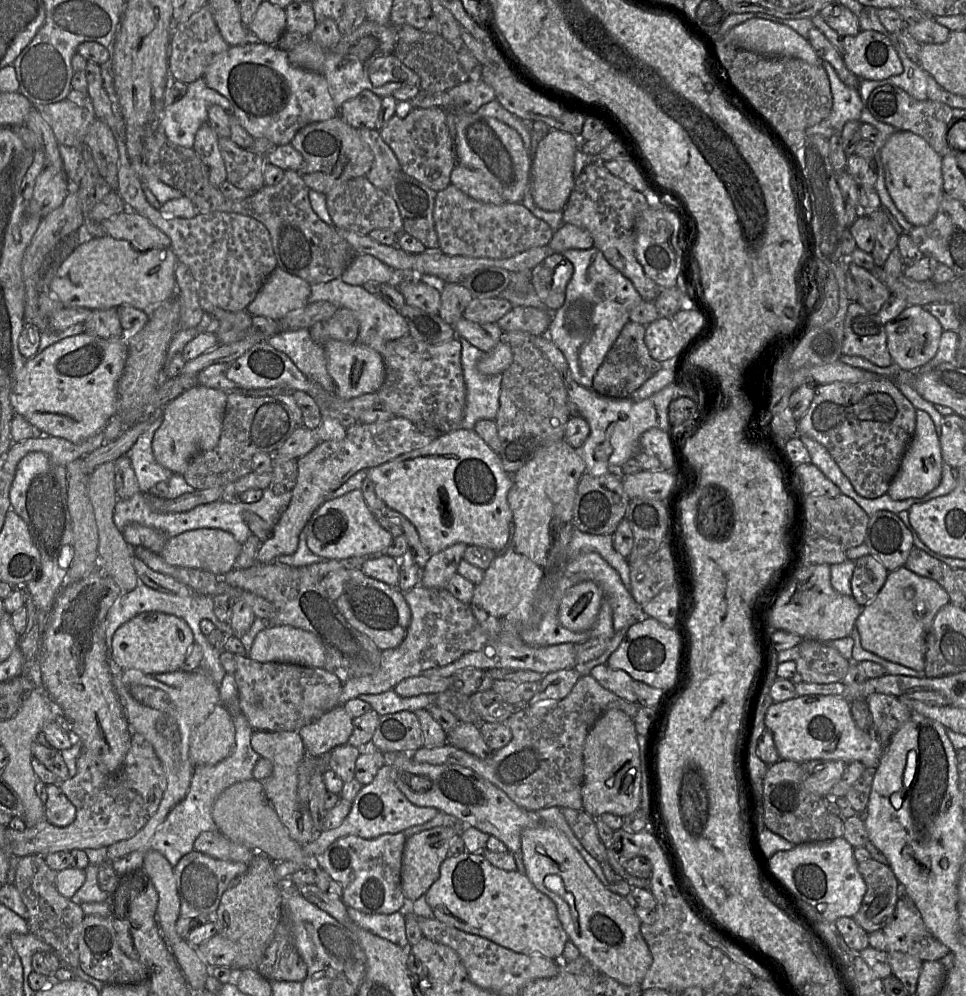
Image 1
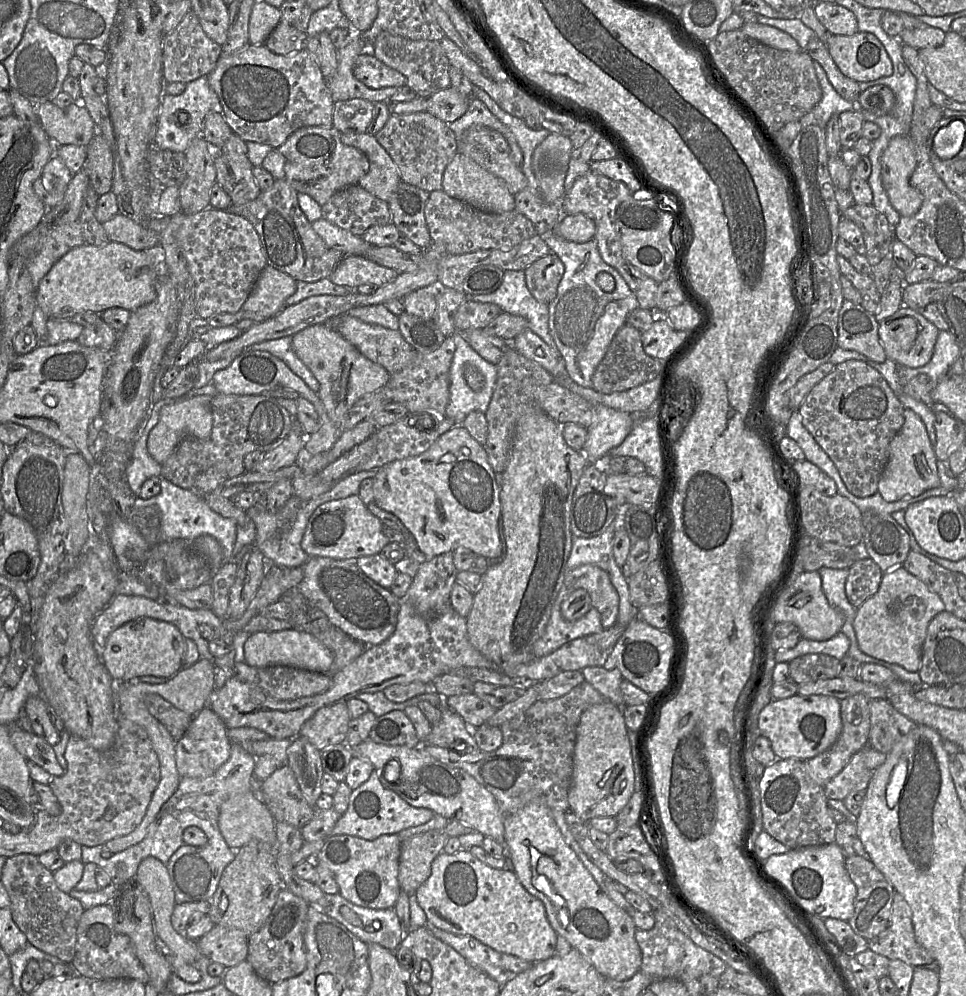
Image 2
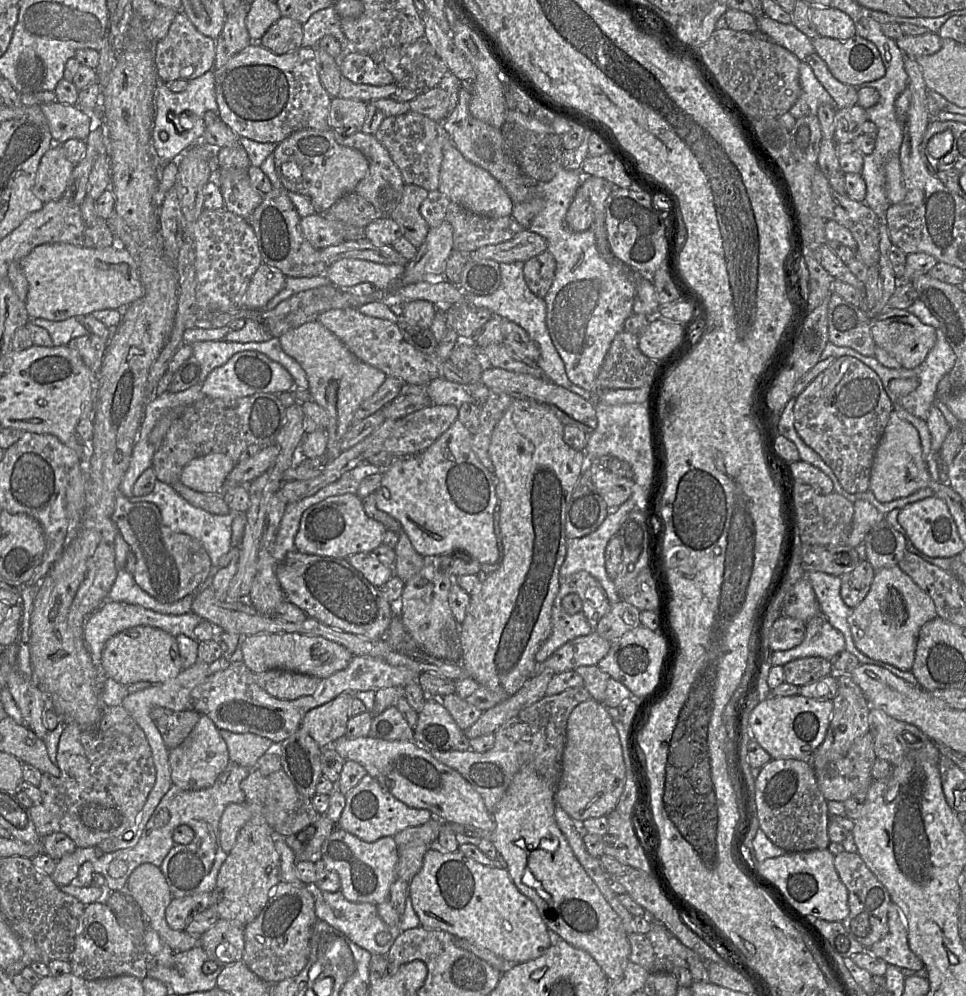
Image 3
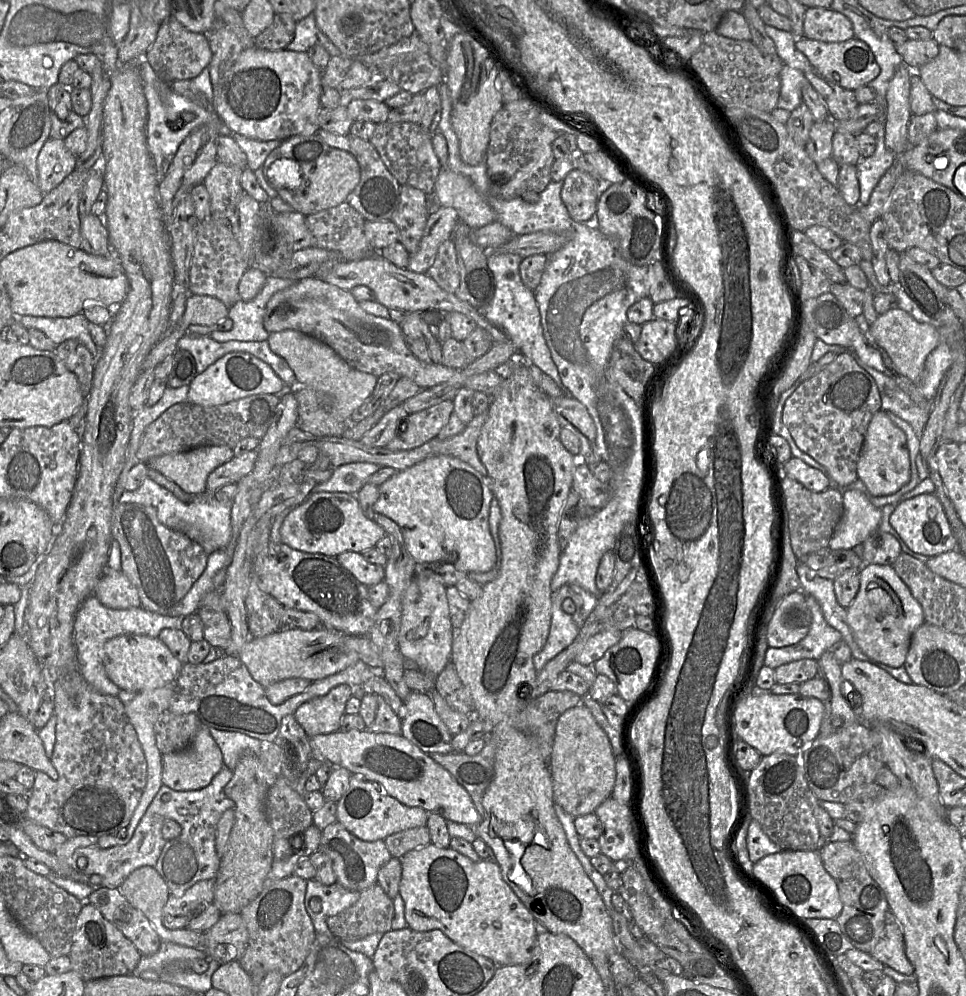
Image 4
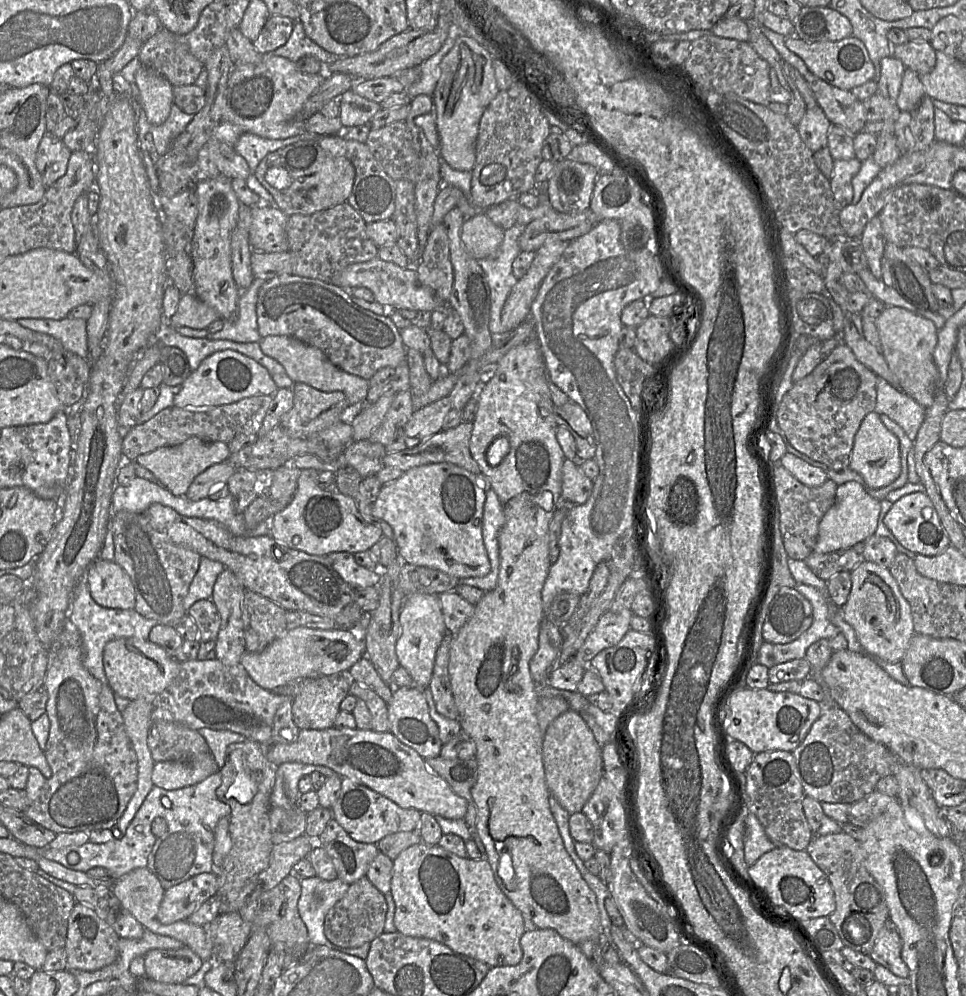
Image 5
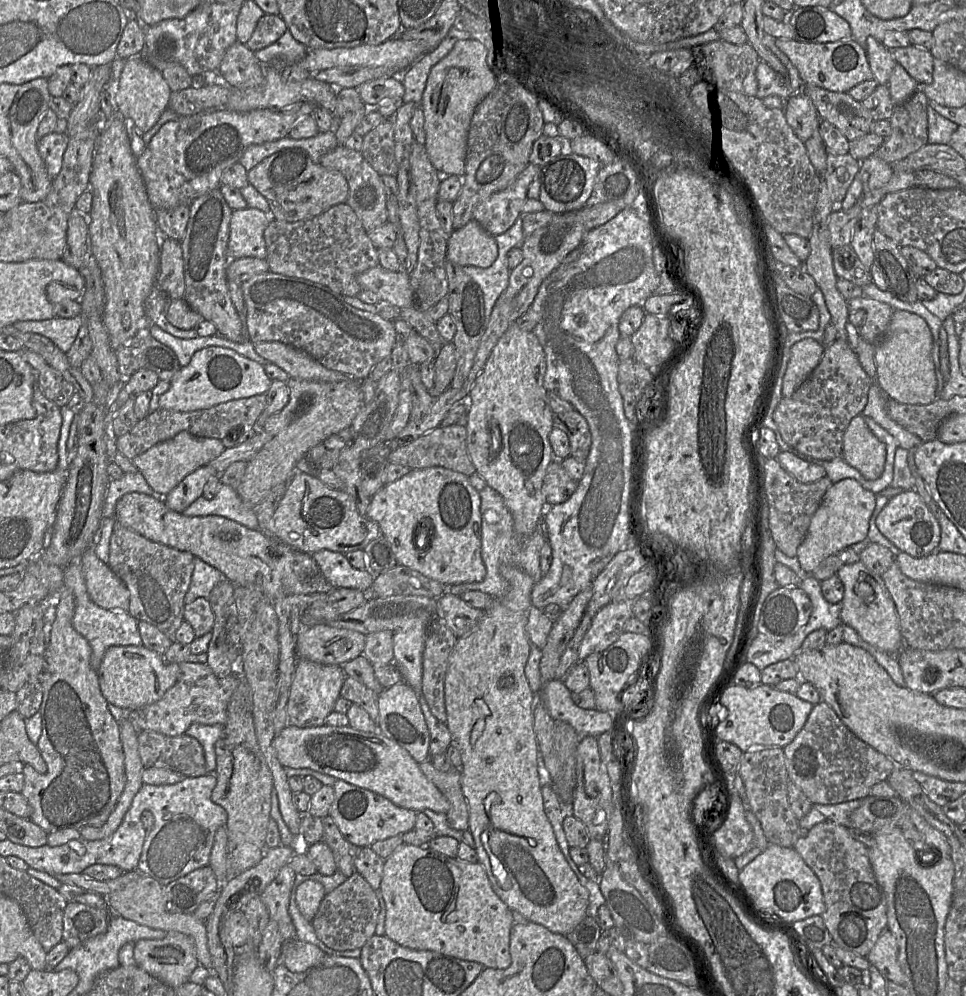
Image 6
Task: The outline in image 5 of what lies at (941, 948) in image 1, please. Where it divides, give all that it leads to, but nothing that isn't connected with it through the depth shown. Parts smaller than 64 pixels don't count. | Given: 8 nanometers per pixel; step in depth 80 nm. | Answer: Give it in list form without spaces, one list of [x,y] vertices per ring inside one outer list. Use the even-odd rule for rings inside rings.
[[[888,918],[869,956],[878,965],[887,968],[894,975],[908,978],[909,968],[903,961],[901,953],[902,940],[900,934],[897,926]]]

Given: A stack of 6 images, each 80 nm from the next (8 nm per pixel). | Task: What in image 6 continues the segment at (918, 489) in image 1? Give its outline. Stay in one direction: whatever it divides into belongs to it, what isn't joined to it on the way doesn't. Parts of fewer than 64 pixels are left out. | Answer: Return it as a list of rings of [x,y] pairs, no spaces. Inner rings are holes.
[[[865,416],[854,417],[843,436],[842,457],[867,480],[879,478],[884,471],[886,446],[869,429]]]

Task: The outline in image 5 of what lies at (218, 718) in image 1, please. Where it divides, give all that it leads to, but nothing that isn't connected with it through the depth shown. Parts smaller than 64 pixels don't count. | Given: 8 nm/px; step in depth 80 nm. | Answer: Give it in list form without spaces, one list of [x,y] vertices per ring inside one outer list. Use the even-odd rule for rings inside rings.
[[[209,752],[202,759],[185,763],[163,761],[155,763],[151,779],[155,786],[167,790],[176,790],[196,785],[219,771],[215,759]]]

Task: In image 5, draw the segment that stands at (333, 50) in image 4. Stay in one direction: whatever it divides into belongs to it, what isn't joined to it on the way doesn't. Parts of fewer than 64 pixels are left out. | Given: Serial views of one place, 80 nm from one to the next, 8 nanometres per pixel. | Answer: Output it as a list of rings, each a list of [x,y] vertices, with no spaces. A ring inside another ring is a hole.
[[[294,22],[293,31],[288,41],[281,47],[272,51],[275,56],[286,58],[294,63],[297,63],[304,57],[314,57],[321,63],[331,65],[335,61],[341,59],[336,55],[325,51],[318,46],[310,38],[308,38],[304,32],[301,22]]]

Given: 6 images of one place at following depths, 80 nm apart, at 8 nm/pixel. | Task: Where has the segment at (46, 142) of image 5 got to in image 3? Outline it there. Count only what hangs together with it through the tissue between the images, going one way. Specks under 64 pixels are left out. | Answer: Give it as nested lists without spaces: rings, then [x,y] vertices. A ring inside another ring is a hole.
[[[53,144],[40,160],[33,187],[34,194],[44,203],[60,199],[74,167],[67,159],[62,145]]]

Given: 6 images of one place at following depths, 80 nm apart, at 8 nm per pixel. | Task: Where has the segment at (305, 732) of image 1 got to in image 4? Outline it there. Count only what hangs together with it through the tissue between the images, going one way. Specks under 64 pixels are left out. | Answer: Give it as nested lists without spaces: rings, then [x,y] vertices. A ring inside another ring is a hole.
[[[341,684],[328,694],[303,703],[296,710],[294,718],[310,737],[338,732],[340,731],[341,719],[346,714],[346,704],[352,696],[353,687]]]

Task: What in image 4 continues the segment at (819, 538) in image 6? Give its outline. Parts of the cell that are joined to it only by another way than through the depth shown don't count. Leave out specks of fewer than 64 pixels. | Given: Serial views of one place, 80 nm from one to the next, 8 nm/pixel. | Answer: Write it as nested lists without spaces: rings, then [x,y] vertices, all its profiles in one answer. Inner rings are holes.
[[[859,490],[844,491],[843,506],[843,515],[828,544],[832,550],[852,549],[864,543],[868,535],[879,528],[882,520],[882,510]]]

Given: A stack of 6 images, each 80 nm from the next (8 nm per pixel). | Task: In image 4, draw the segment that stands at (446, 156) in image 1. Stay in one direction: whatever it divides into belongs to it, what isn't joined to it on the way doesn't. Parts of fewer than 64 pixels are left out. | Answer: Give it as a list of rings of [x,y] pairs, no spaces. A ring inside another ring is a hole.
[[[382,122],[376,125],[369,141],[378,151],[387,169],[401,184],[411,185],[432,195],[441,163],[432,144],[432,132],[413,122]]]

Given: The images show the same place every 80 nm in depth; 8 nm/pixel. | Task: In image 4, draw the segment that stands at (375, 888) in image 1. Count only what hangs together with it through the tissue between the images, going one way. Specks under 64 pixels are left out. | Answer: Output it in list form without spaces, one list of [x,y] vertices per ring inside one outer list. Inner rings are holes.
[[[338,821],[323,830],[320,849],[330,857],[337,882],[344,888],[359,893],[377,884],[379,870],[392,859],[384,840],[375,842],[360,840]]]

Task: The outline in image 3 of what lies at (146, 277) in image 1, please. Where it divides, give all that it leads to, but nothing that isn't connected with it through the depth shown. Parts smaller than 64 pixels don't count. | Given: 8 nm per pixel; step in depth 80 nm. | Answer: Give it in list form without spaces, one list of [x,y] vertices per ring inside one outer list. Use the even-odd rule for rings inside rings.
[[[66,243],[42,244],[24,257],[20,266],[28,281],[25,304],[30,319],[62,321],[96,310],[123,310],[145,292],[135,260],[118,243],[99,249]]]

